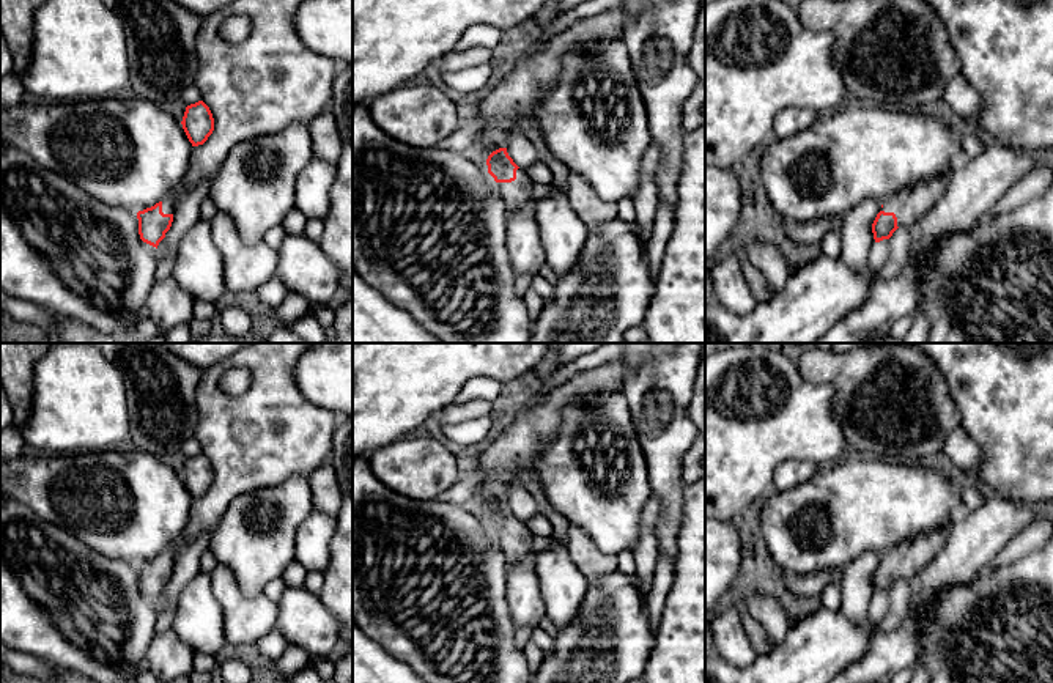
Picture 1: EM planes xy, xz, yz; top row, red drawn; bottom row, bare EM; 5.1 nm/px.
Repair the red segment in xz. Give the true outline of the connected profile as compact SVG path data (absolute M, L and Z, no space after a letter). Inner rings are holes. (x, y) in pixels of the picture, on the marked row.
M507 148L493 151L488 159L488 173L494 178L499 195L508 214L519 211L535 201L534 183L508 156Z

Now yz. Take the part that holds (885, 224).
M933 176L885 200L872 223L875 242L889 239L899 227L910 228L924 217L946 192L949 178Z

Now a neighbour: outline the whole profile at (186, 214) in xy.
M201 179L175 206L173 222L165 233L167 250L175 250L186 231L200 220L200 205L209 195L211 179Z

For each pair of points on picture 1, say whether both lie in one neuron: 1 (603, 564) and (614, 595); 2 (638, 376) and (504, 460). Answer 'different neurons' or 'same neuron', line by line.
1: different neurons
2: different neurons

